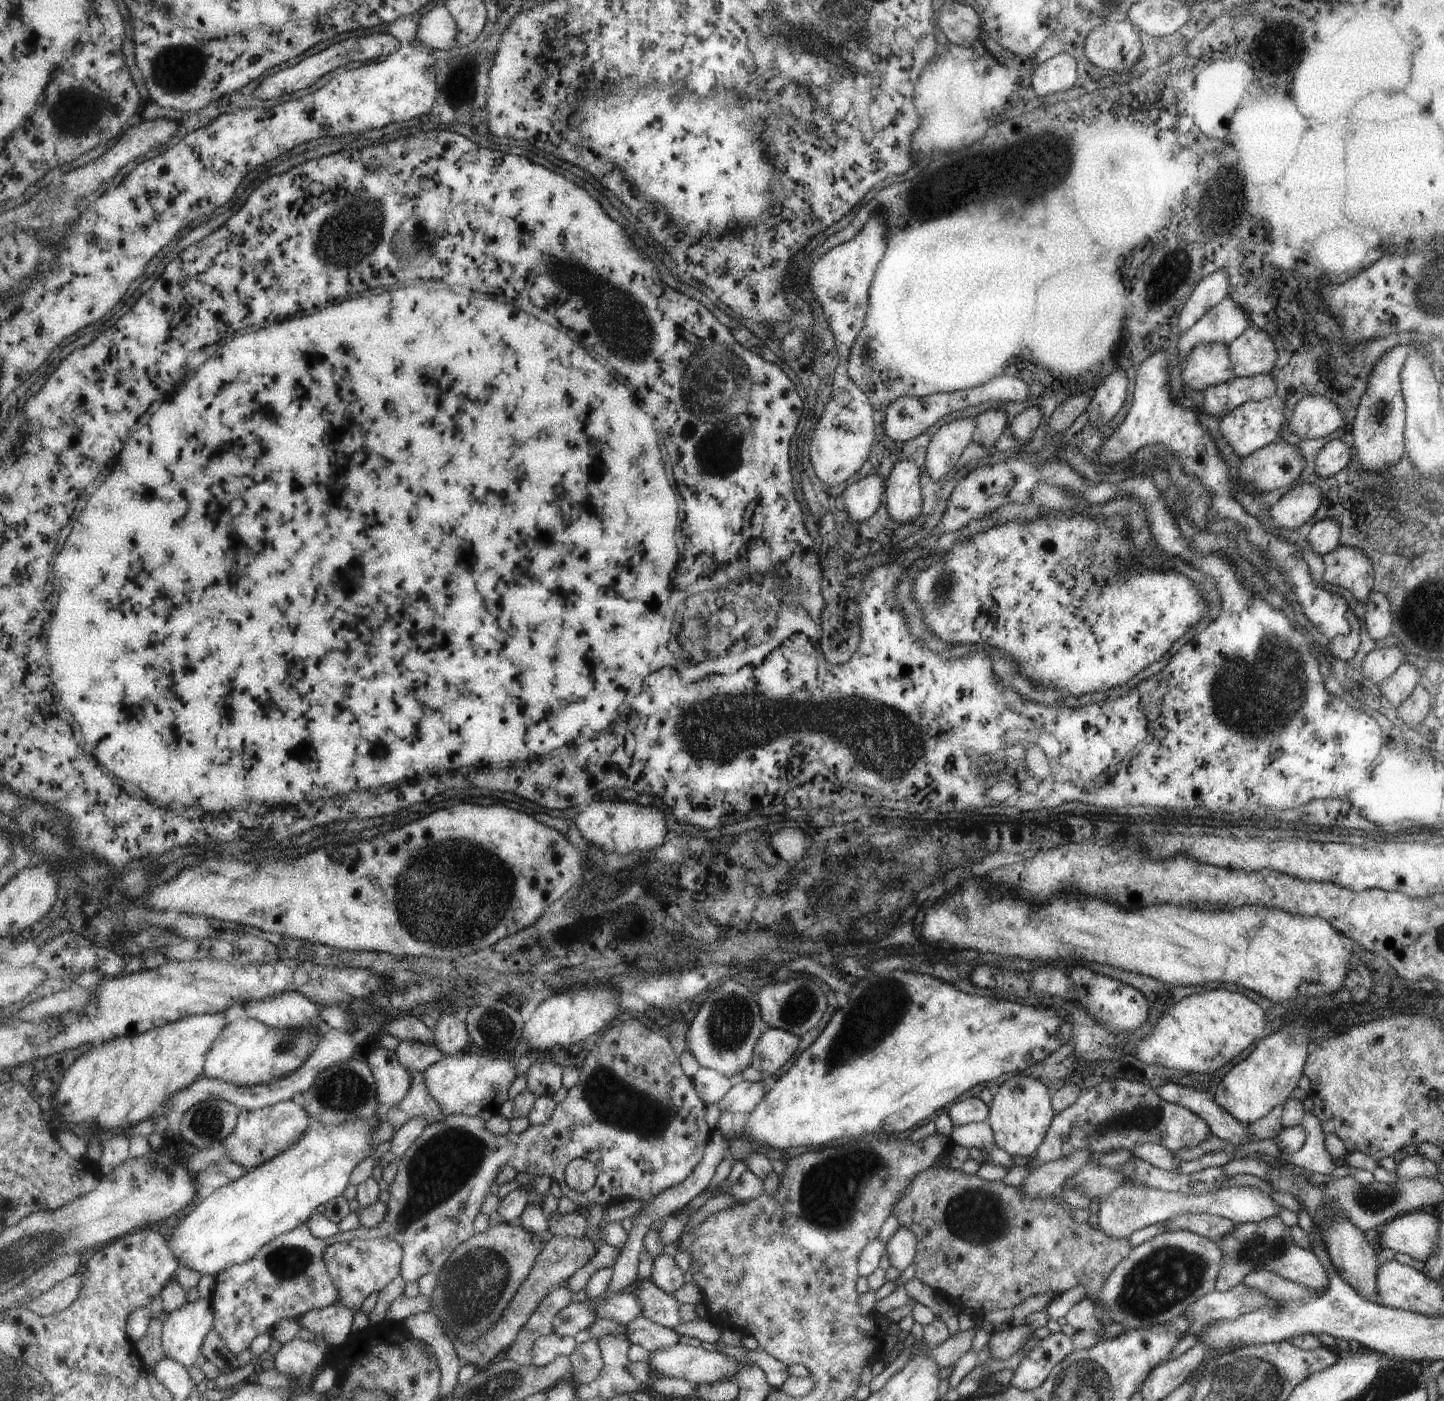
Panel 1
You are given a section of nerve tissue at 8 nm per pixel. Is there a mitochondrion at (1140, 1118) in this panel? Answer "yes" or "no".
yes

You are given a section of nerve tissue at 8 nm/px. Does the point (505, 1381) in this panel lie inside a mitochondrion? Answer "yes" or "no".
yes

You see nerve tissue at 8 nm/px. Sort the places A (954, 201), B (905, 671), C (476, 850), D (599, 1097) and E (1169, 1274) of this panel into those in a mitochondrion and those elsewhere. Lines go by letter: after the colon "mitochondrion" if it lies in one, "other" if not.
A: other
B: other
C: mitochondrion
D: mitochondrion
E: mitochondrion

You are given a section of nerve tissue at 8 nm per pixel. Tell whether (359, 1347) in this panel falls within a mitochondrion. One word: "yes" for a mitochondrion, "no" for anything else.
no

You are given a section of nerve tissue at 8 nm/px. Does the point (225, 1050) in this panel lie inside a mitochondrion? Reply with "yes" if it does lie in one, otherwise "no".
no

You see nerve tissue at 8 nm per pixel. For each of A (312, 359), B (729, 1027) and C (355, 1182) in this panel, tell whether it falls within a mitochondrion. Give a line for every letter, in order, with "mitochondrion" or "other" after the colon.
A: other
B: mitochondrion
C: other

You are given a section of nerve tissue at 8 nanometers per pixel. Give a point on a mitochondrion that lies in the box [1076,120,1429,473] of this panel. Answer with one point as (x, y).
(1231, 188)

